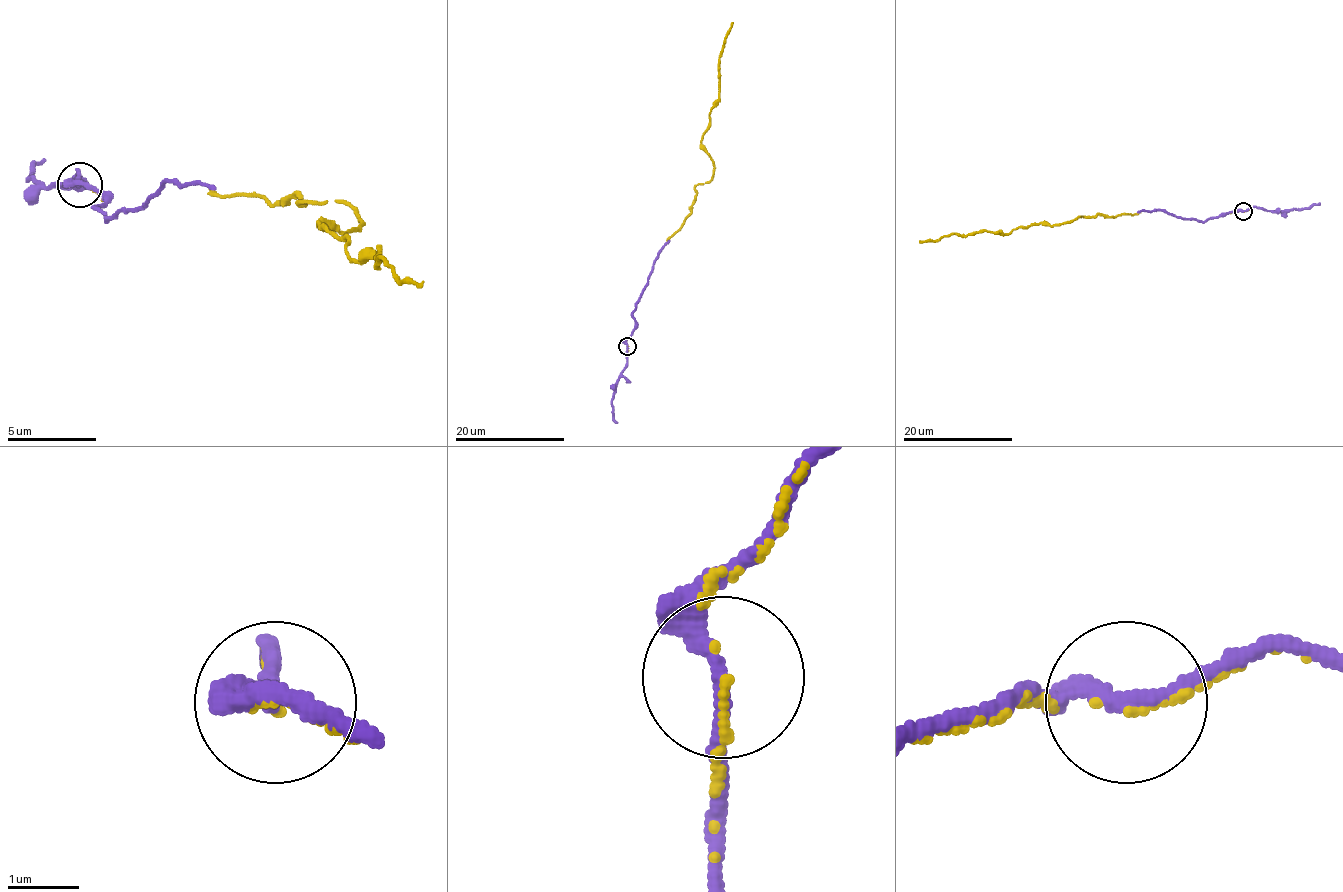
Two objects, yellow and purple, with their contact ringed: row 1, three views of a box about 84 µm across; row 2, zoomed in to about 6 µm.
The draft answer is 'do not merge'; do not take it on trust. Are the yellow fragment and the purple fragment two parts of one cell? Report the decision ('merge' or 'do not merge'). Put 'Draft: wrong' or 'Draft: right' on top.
Draft: wrong
merge

